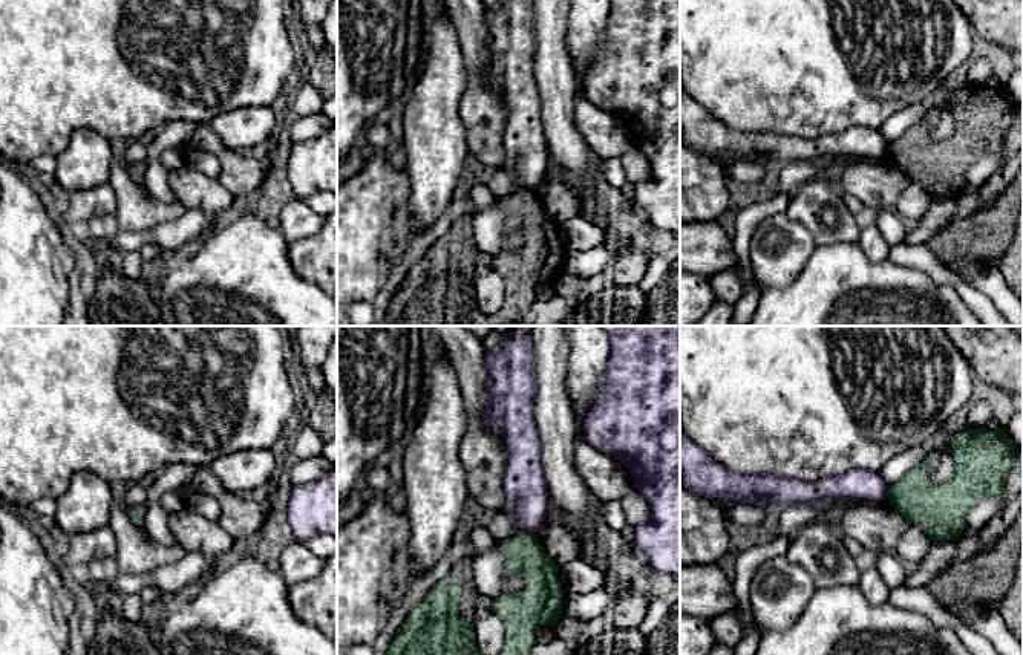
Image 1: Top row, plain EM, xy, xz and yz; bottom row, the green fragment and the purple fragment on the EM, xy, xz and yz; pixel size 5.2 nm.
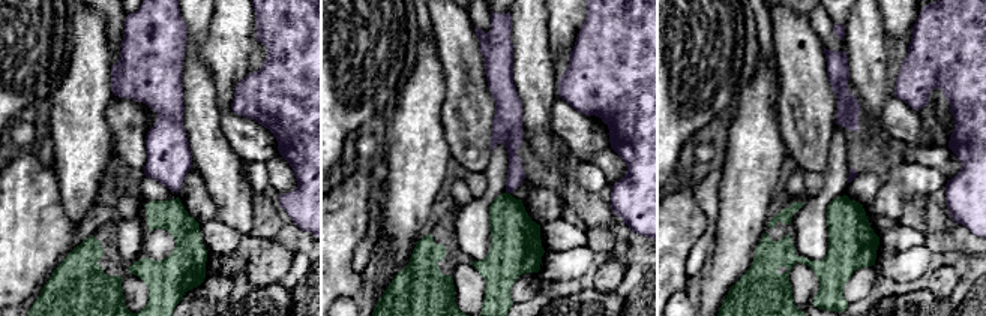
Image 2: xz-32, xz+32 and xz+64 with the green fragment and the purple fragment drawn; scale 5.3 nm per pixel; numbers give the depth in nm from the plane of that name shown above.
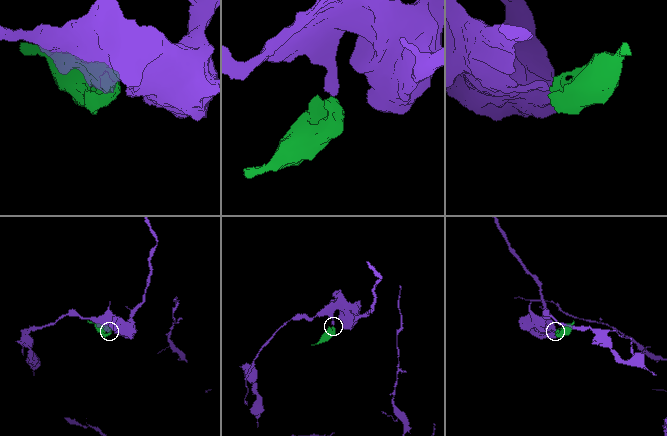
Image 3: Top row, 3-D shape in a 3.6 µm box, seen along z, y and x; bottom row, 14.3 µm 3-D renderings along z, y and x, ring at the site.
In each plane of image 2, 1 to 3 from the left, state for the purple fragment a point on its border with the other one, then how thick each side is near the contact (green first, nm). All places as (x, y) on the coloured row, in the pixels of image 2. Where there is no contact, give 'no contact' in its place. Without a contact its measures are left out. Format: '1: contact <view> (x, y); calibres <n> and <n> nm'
1: no contact
2: contact xz+32 (506, 192); calibres 260 and 100 nm
3: no contact

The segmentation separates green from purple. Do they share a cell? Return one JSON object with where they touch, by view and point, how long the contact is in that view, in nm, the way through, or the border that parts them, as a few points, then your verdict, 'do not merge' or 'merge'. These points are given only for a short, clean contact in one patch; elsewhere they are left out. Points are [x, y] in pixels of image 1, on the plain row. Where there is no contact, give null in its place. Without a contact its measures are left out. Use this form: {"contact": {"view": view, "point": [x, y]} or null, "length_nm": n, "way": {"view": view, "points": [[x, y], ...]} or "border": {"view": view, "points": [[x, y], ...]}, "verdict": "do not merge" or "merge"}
{"contact": {"view": "xz", "point": [527, 190]}, "length_nm": 80, "border": {"view": "xz", "points": [[521, 187], [533, 192]]}, "verdict": "do not merge"}

